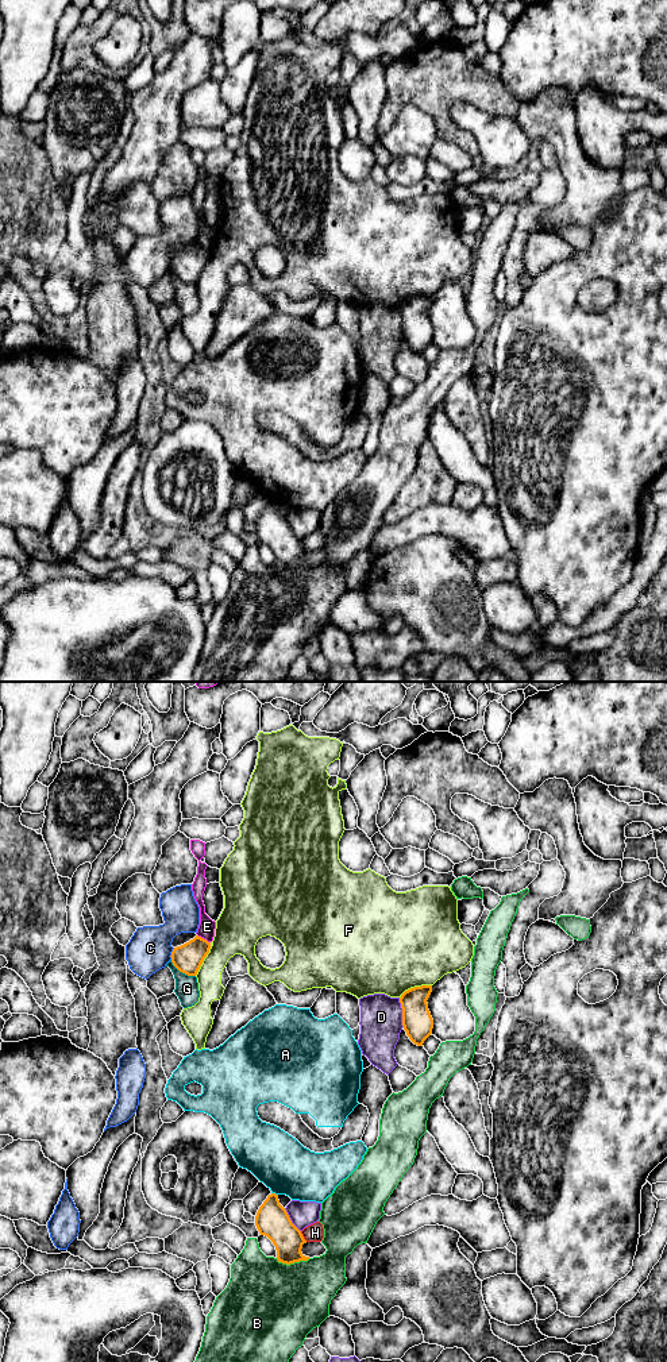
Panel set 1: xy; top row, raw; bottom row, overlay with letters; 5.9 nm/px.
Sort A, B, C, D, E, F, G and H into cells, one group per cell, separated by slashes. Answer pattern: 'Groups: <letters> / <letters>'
Groups: A / B / C / D / E H / F / G

